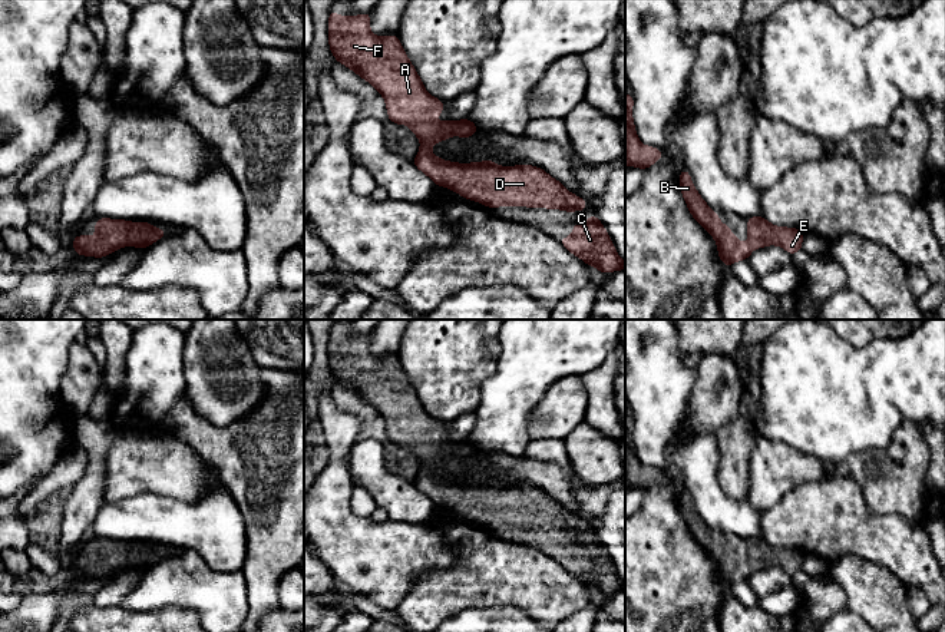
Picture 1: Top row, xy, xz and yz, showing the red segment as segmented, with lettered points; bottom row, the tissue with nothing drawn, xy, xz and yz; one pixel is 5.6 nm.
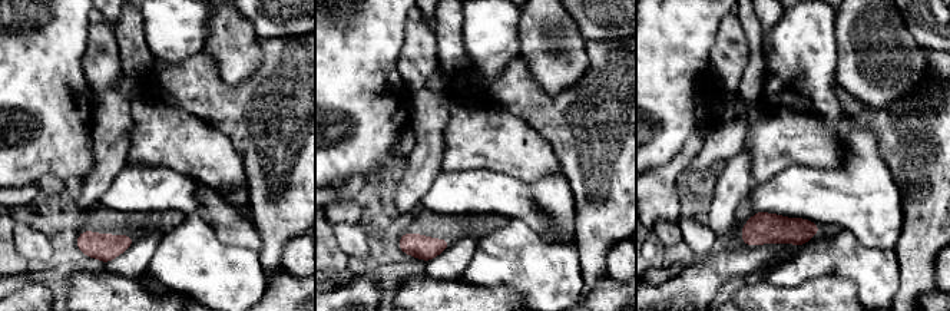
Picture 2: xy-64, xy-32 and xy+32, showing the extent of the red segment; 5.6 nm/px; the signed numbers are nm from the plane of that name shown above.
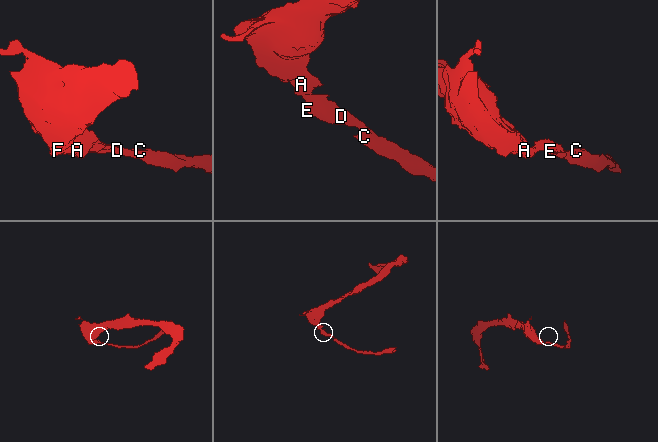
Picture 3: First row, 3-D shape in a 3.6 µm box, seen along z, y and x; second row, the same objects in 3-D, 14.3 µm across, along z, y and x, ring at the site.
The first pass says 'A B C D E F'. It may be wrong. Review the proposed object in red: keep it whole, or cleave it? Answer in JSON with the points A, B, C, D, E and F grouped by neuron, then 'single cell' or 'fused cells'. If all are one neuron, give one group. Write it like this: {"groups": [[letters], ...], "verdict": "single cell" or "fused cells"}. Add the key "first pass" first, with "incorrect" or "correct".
{"first pass": "correct", "groups": [["A", "B", "C", "D", "E", "F"]], "verdict": "single cell"}

